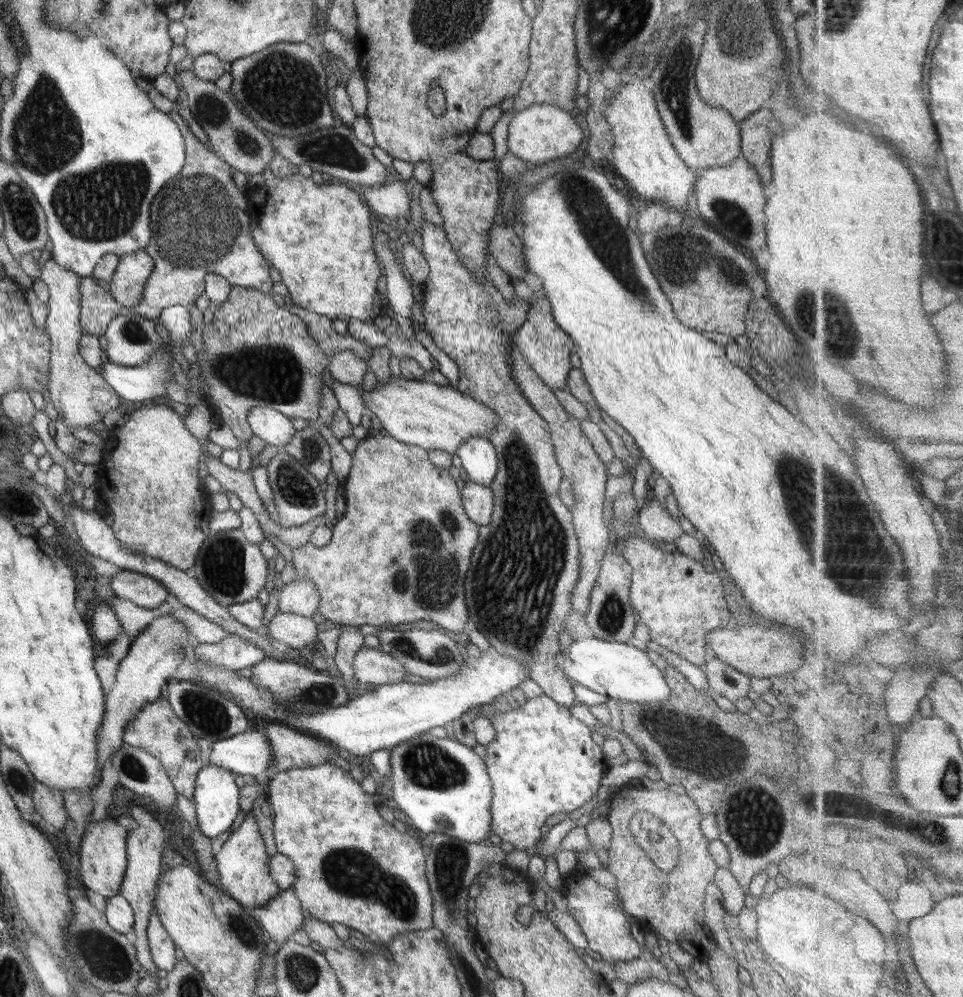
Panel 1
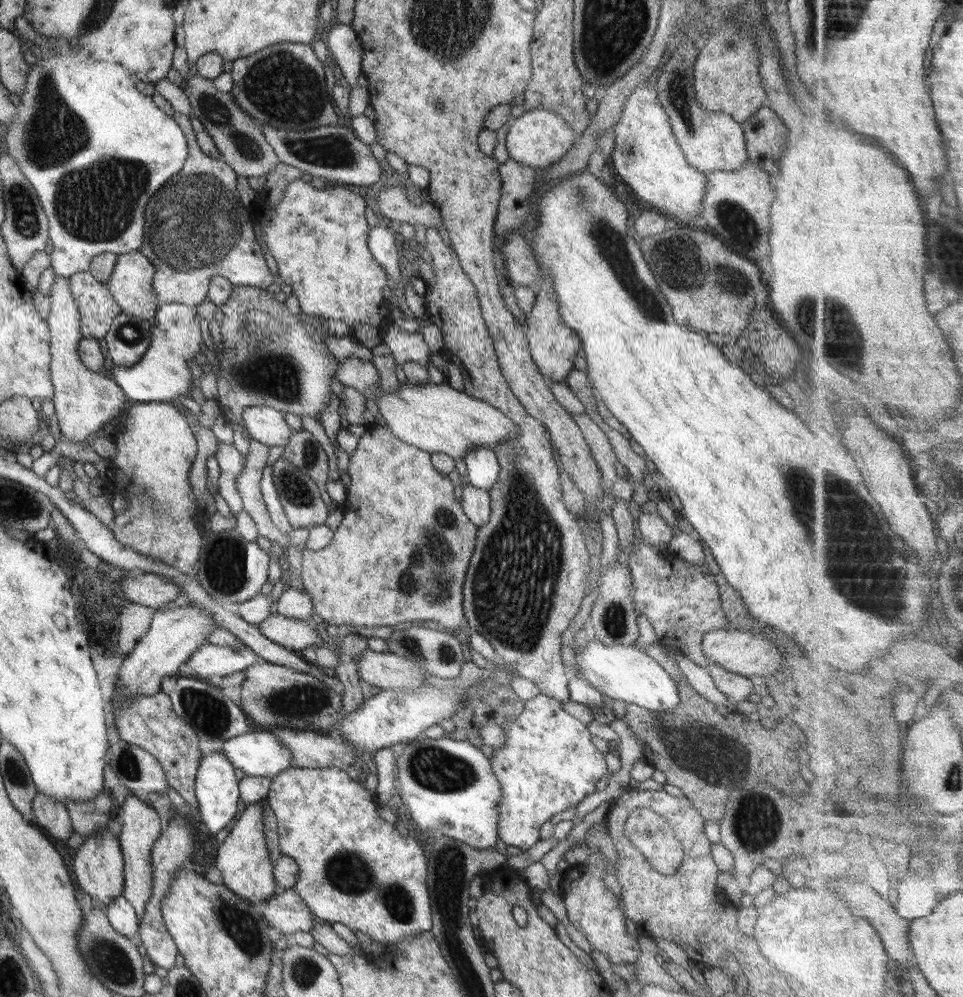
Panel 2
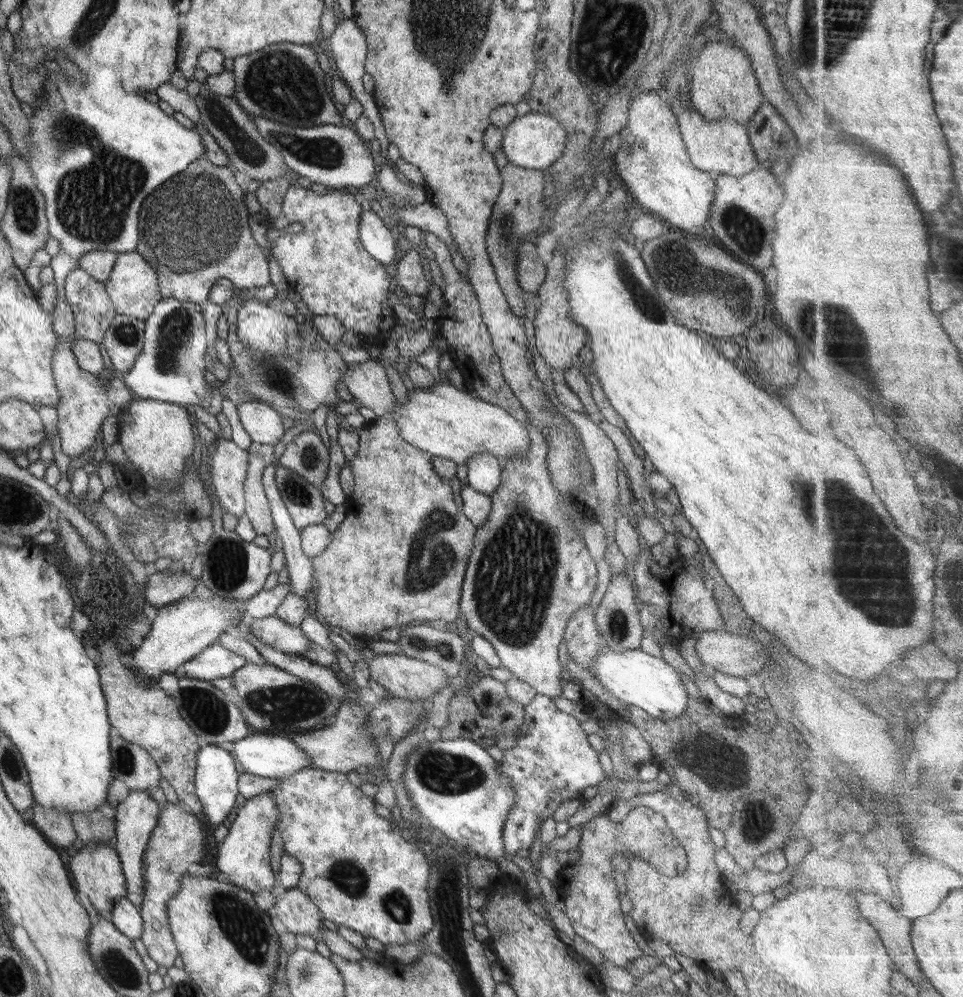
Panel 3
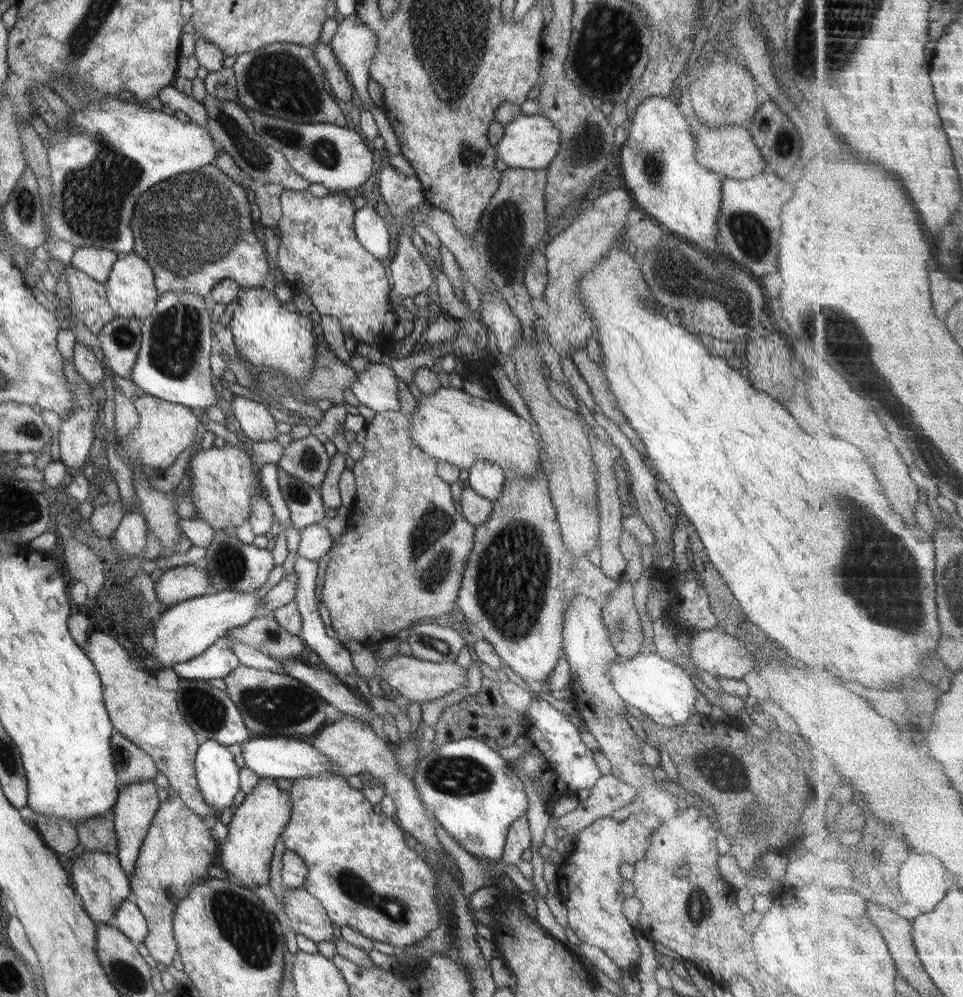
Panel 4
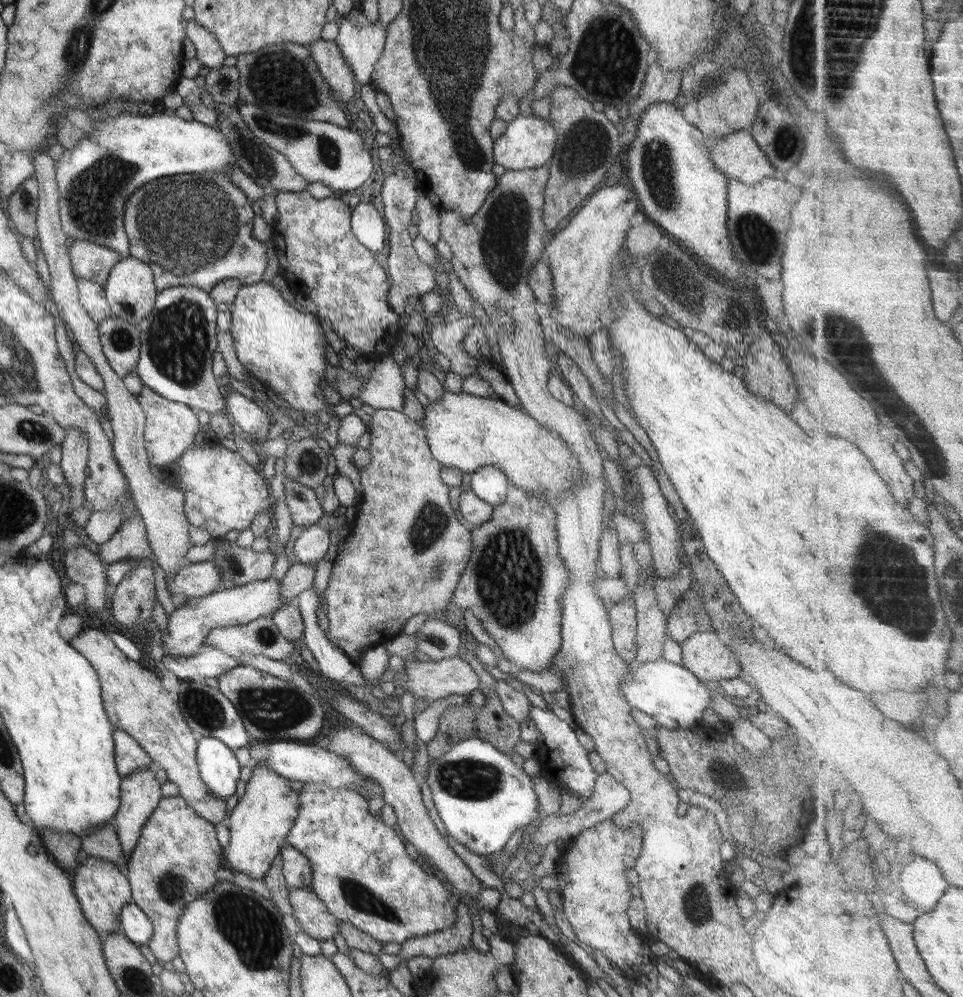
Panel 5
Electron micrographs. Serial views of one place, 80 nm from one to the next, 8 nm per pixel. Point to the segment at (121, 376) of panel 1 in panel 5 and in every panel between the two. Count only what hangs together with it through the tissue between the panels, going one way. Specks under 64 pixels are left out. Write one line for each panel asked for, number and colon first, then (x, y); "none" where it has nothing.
2: (162, 374)
3: (169, 368)
4: (173, 364)
5: (177, 336)

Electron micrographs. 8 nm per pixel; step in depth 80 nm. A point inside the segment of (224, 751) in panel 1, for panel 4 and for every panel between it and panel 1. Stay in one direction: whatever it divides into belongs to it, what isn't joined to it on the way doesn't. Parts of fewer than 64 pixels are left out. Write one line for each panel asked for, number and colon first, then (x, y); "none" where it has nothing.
2: (262, 754)
3: (263, 755)
4: (275, 757)

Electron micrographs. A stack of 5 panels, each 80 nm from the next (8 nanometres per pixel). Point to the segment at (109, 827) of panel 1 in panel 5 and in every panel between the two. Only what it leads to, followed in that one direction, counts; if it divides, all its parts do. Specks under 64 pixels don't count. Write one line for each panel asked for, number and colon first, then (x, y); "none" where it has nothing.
2: (98, 865)
3: (95, 868)
4: (98, 879)
5: (101, 888)

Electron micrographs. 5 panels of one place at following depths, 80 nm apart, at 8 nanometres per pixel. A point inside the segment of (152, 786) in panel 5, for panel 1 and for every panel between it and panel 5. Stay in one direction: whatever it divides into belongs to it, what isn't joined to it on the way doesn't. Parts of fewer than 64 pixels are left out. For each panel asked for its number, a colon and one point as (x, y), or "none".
1: (144, 843)
2: (139, 825)
3: (135, 816)
4: (137, 801)

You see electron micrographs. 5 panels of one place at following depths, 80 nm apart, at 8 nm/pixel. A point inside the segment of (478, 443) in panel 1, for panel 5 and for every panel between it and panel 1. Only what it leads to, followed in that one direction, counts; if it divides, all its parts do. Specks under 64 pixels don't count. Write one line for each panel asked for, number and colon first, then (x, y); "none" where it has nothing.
2: (481, 464)
3: (483, 472)
4: (486, 479)
5: (488, 484)

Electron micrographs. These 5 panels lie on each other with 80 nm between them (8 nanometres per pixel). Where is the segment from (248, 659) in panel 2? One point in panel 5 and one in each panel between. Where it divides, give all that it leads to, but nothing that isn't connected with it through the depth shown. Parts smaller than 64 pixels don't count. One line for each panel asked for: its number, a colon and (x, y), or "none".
3: (214, 662)
4: (216, 661)
5: (208, 662)

